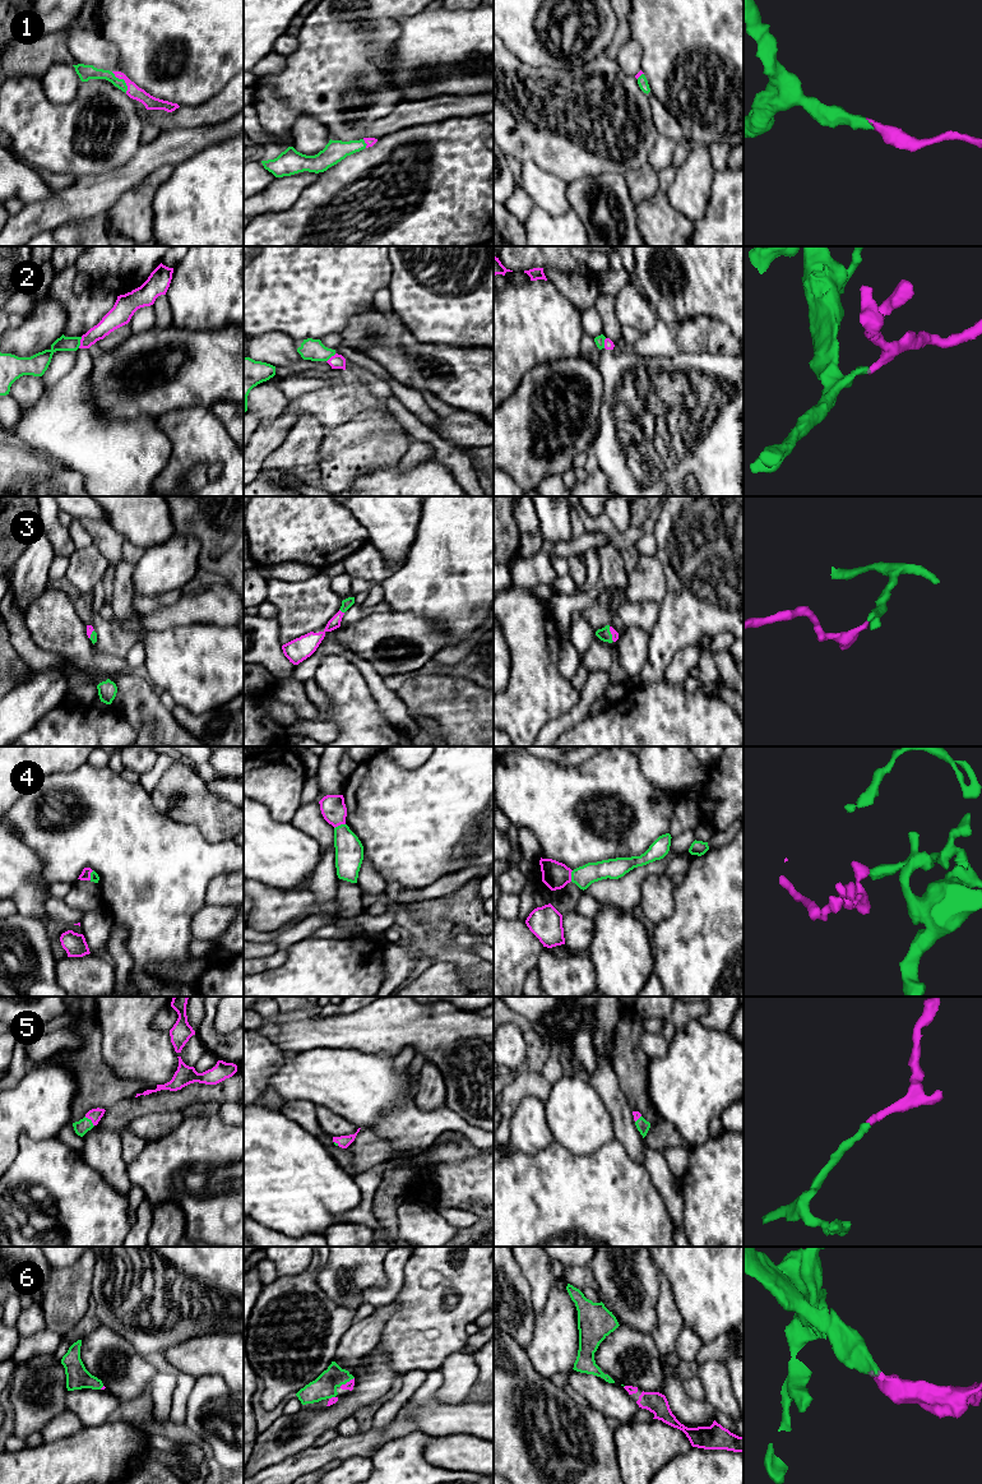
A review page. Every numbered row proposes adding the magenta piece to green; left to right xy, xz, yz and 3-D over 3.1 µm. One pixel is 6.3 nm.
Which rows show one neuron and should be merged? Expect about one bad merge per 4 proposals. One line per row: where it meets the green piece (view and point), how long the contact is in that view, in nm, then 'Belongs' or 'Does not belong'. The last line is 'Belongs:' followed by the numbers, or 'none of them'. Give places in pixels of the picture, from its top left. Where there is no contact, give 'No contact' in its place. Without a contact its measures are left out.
1: Touches green at xy (124, 81). Shared border 170 nm. Belongs
2: Touches green at xy (79, 342). Shared border 80 nm. Does not belong
3: Touches green at xz (342, 611). Shared border 40 nm. Belongs
4: Touches green at xz (341, 824). Shared border 80 nm. Does not belong
5: Touches green at xy (91, 1120). Shared border 90 nm. Belongs
6: Touches green at xz (346, 1382). Shared border 110 nm. Belongs
Belongs: 1, 3, 5, 6

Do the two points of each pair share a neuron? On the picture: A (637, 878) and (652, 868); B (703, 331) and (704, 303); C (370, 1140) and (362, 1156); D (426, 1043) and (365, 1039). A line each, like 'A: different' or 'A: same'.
A: same
B: different
C: same
D: same

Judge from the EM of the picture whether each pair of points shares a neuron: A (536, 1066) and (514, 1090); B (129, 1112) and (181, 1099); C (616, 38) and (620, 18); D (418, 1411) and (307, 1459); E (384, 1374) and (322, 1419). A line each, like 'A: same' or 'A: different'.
A: different
B: same
C: same
D: different
E: same

